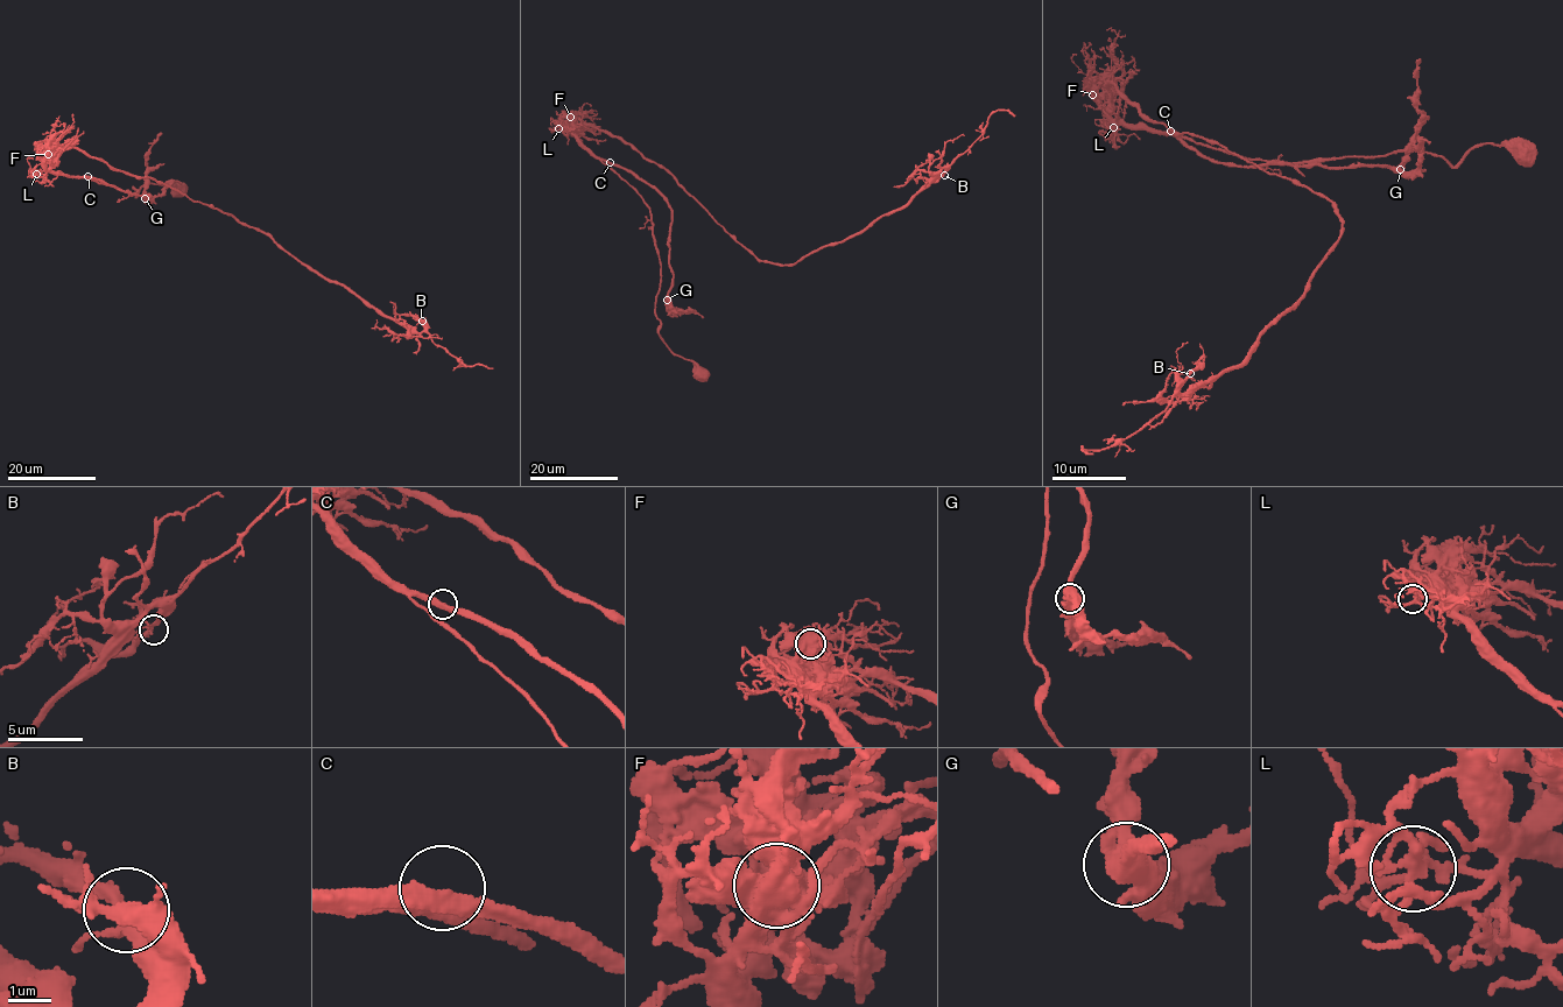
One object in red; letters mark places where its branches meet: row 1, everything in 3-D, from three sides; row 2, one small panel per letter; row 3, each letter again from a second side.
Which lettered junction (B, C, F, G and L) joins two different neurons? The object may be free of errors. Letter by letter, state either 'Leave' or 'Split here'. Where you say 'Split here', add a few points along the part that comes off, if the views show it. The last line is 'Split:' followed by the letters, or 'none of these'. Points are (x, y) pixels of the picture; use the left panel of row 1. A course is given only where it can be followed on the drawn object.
B: Leave
C: Leave
F: Split here. Course of the part to remove: (49, 154), (75, 147), (230, 213), (386, 315), (419, 332), (426, 331), (464, 365), (493, 368)
G: Leave
L: Leave
Split: F

